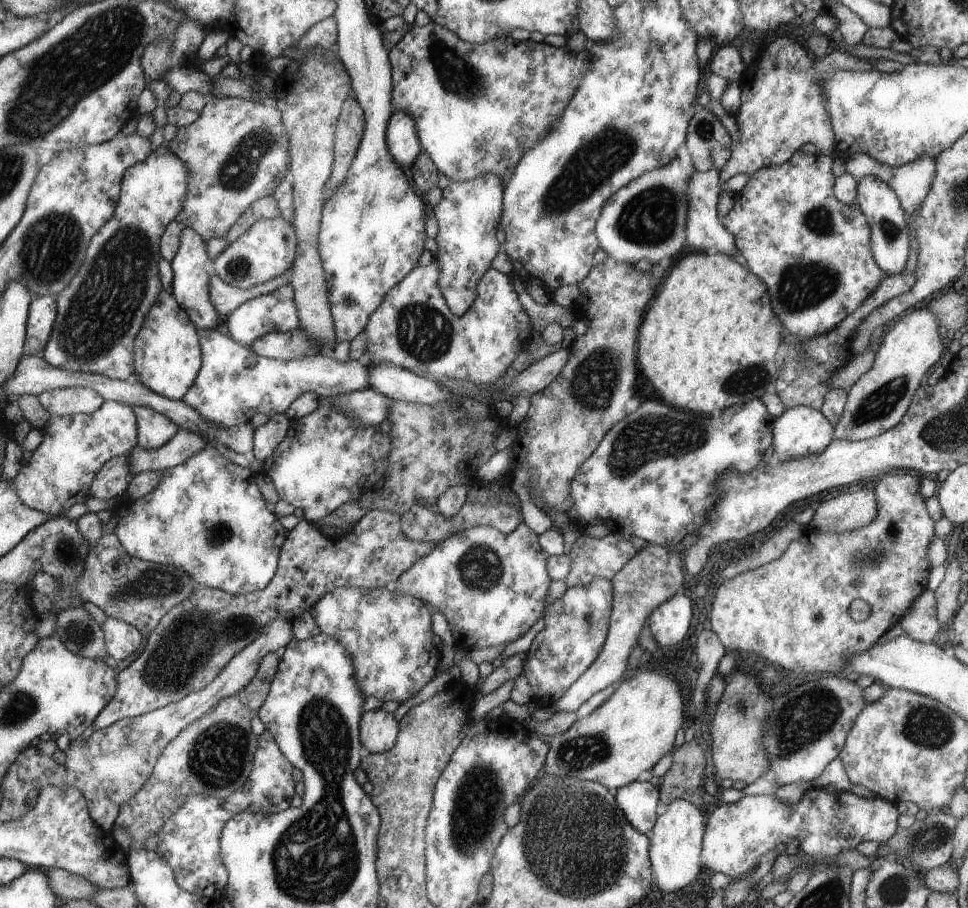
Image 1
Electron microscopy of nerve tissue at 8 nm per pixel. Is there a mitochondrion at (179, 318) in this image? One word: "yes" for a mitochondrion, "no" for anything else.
no

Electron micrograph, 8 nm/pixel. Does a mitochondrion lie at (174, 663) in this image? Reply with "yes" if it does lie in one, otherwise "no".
yes

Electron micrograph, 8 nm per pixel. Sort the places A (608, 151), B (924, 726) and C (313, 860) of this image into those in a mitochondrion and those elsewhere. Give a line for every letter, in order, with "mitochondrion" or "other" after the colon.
A: mitochondrion
B: mitochondrion
C: mitochondrion

